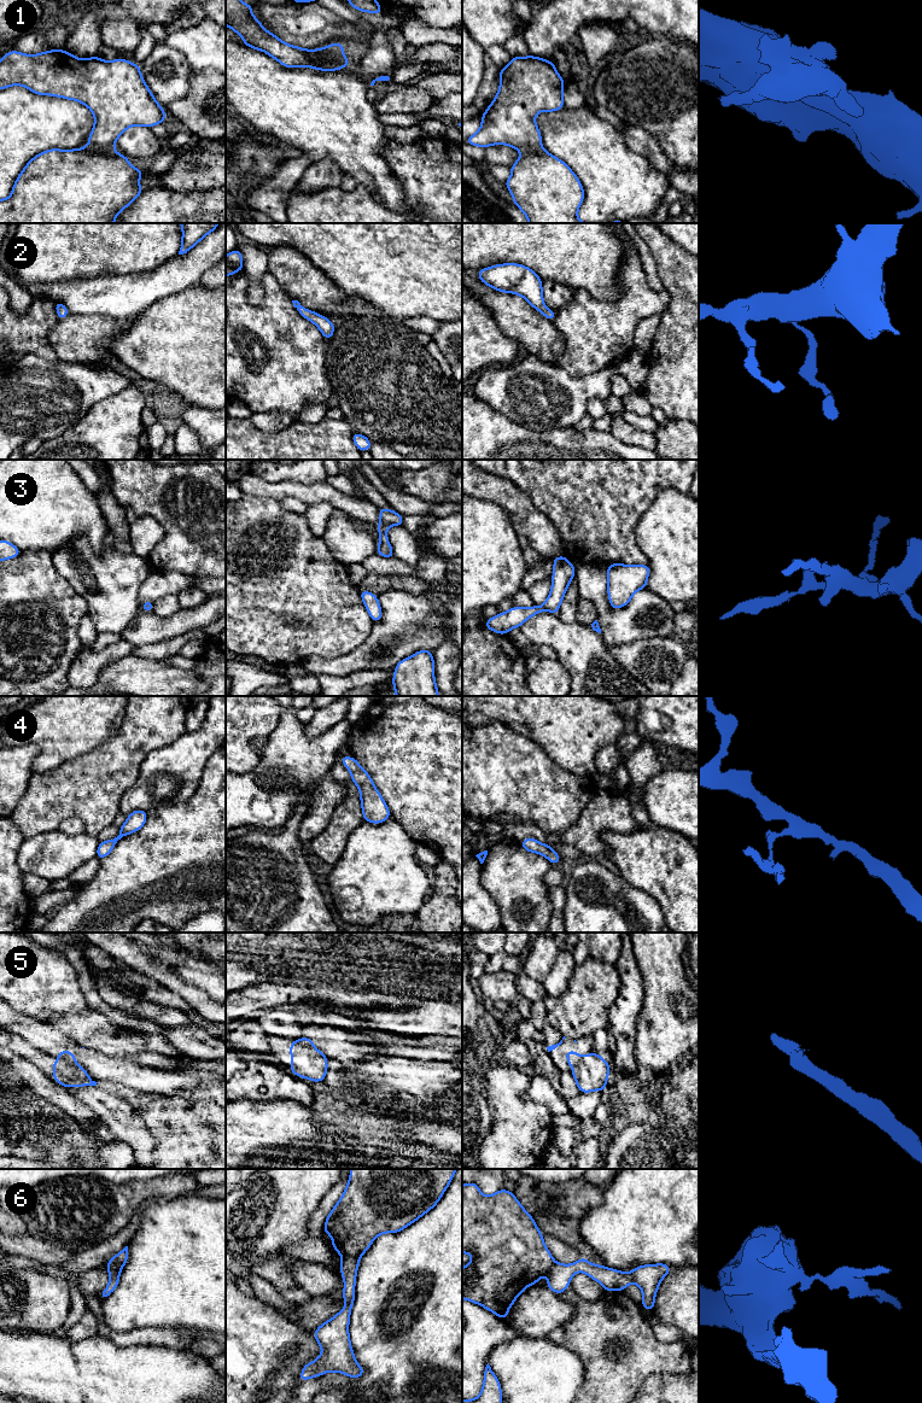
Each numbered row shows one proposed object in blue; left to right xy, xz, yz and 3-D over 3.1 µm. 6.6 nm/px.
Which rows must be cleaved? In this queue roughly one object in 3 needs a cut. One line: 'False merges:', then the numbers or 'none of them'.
False merges: 1, 5, 6

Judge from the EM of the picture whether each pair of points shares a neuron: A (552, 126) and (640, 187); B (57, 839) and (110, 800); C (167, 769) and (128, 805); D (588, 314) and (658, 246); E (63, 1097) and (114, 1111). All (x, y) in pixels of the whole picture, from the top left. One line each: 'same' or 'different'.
A: same
B: different
C: same
D: different
E: different

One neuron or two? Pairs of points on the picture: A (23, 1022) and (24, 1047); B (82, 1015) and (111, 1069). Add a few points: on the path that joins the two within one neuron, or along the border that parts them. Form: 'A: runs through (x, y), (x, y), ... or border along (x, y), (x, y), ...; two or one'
A: border along (12, 1032), (19, 1035); two
B: border along (85, 1047), (100, 1052); two

